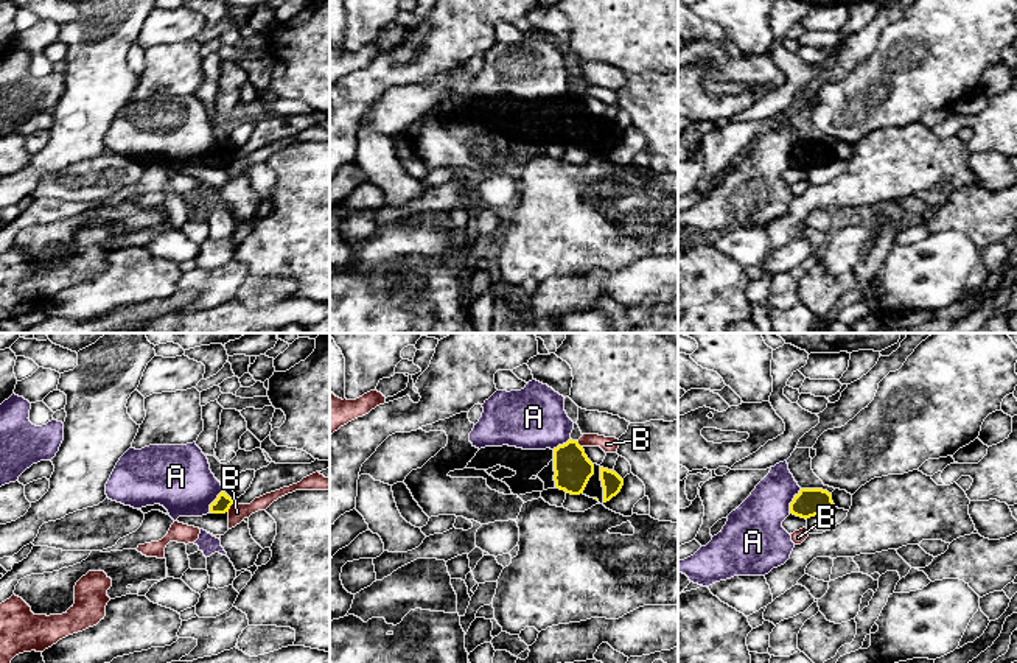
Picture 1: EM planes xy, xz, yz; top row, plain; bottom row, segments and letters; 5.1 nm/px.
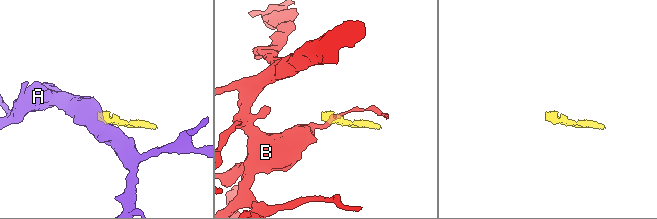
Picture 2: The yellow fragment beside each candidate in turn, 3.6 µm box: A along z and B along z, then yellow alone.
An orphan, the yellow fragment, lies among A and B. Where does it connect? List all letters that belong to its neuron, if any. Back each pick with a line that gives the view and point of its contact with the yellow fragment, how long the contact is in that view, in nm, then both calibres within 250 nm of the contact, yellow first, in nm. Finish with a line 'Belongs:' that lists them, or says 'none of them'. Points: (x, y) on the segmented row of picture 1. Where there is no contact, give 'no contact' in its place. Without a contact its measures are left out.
Belongs: none of them

